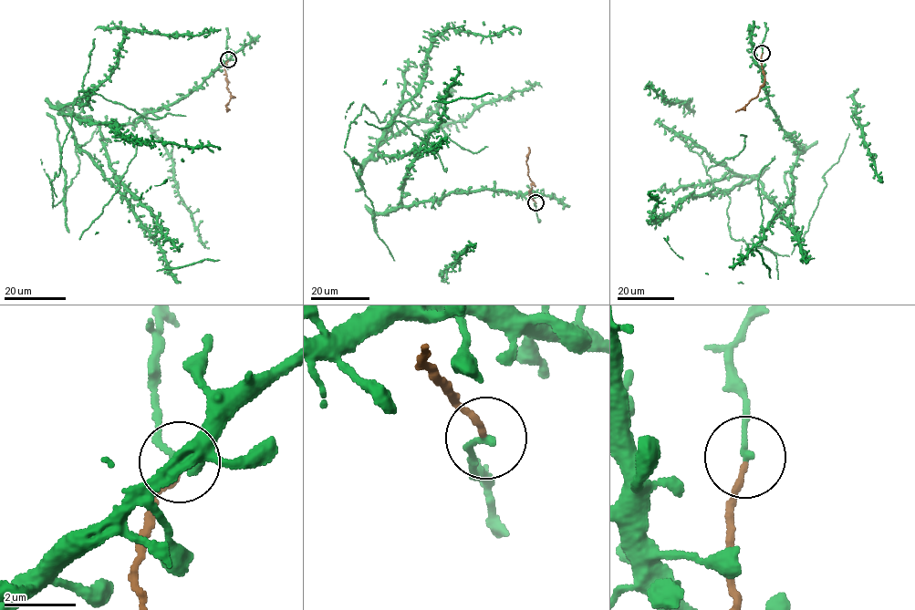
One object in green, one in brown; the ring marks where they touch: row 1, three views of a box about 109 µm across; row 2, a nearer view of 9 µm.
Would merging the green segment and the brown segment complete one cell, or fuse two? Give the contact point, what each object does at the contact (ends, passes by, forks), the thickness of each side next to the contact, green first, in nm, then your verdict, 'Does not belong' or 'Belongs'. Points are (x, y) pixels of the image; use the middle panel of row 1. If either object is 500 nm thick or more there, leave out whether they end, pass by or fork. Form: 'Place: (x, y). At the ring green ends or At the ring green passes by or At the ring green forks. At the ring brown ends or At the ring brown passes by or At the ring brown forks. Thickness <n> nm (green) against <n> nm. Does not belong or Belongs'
Place: (535, 202). At the ring green ends. At the ring brown ends. Thickness 180 nm (green) against 160 nm. Does not belong

